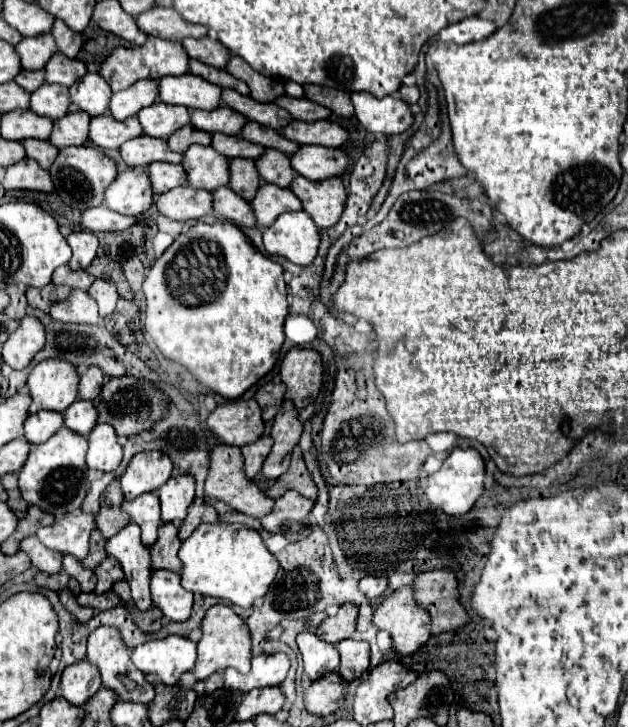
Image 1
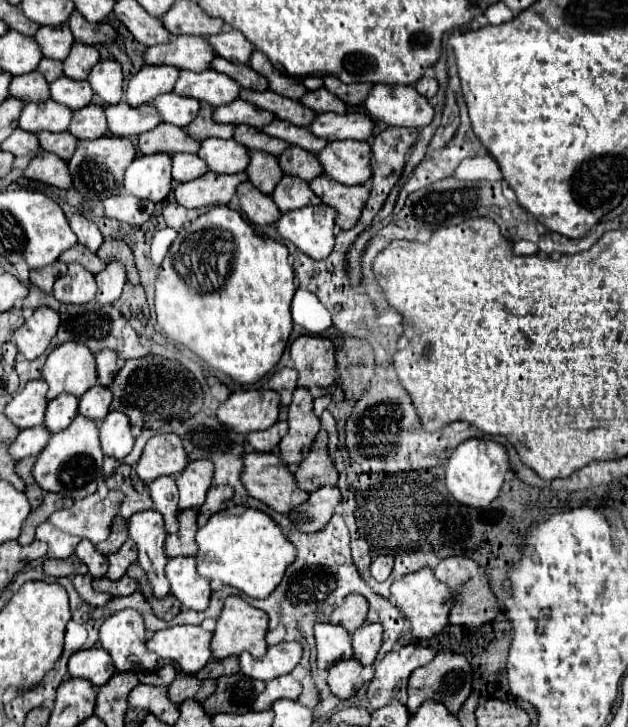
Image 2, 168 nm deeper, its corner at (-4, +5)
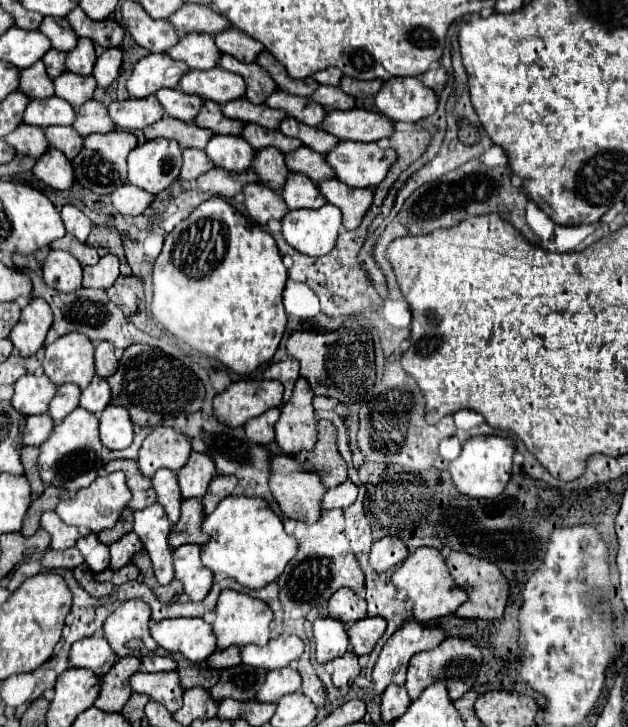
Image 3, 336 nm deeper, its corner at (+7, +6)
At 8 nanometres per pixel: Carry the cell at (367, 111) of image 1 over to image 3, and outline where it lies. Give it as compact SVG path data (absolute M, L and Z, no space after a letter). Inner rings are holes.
M422 78L390 80L376 94L376 108L396 122L416 122L428 118L438 108L438 96L432 88L422 84ZM394 84L402 84L402 96L394 94Z

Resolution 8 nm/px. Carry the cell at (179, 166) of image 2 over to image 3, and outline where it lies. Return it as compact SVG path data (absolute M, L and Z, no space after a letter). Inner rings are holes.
M184 150L184 164L182 164L182 172L180 172L180 180L196 180L198 176L202 176L204 172L208 172L214 164L208 160L204 150Z

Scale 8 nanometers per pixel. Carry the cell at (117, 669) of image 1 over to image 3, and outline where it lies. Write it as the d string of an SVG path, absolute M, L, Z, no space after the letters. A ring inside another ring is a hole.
M126 600L104 622L104 636L110 642L110 646L114 648L114 652L116 652L118 658L136 656L136 658L142 660L142 668L146 672L168 672L168 670L176 670L176 662L170 656L158 656L156 654L156 646L154 648L148 648L146 646L146 642L154 642L152 636L150 636L150 632L148 632L148 620L150 620L150 608L148 608L148 604L144 604L142 600Z

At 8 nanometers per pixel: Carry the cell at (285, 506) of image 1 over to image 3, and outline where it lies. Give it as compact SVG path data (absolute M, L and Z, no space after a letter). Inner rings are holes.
M346 480L342 486L334 488L334 490L328 490L324 494L324 500L322 500L322 508L324 510L332 510L332 508L348 508L350 504L354 504L358 496L358 486L352 482L352 480Z

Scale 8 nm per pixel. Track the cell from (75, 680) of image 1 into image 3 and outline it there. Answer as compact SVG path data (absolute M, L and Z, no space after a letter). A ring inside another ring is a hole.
M90 636L78 640L70 648L70 664L76 668L90 668L94 674L104 676L116 664L118 656L112 652L104 636Z

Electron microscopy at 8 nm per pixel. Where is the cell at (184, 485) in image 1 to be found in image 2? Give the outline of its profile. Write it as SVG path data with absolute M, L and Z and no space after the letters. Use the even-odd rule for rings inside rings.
M191 461L177 477L179 489L179 509L195 509L201 507L205 501L205 493L211 487L213 467L211 461Z

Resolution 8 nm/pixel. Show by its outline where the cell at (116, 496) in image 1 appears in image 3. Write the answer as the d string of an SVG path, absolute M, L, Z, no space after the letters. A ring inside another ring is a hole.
M112 460L104 466L106 472L114 472L114 470L122 470L126 474L126 480L128 480L128 486L132 490L132 500L128 504L128 508L132 510L142 510L150 504L156 502L156 492L152 488L152 482L150 478L146 478L136 460Z

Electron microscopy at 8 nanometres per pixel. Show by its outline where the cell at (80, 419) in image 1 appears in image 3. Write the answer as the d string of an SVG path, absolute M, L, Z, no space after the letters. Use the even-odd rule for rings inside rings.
M94 376L94 380L90 382L90 386L86 390L82 390L80 406L86 408L88 412L100 414L108 404L110 404L108 382L106 380L100 380L100 376Z

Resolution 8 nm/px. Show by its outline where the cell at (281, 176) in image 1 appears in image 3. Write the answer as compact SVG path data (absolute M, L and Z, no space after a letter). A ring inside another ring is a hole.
M302 146L290 154L286 154L286 164L292 172L300 172L310 176L314 182L322 182L322 180L330 180L334 178L334 172L330 168L330 164L324 160L324 154Z

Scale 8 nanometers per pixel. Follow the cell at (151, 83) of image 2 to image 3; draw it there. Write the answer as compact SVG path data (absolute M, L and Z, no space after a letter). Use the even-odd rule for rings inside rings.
M148 54L136 62L128 78L128 92L134 98L146 98L160 88L178 86L180 76L188 70L184 62L172 60L168 54Z

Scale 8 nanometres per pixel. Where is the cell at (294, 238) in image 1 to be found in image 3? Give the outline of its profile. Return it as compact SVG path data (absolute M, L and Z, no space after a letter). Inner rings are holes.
M324 204L318 210L292 210L282 218L282 234L286 242L306 256L324 256L336 246L342 230L340 208Z

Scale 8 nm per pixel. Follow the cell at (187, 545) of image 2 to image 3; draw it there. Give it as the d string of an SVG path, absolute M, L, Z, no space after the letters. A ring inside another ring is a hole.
M184 500L182 502L182 514L178 524L170 532L170 546L178 548L182 544L204 544L208 536L202 532L202 522L204 522L204 506L200 500Z

